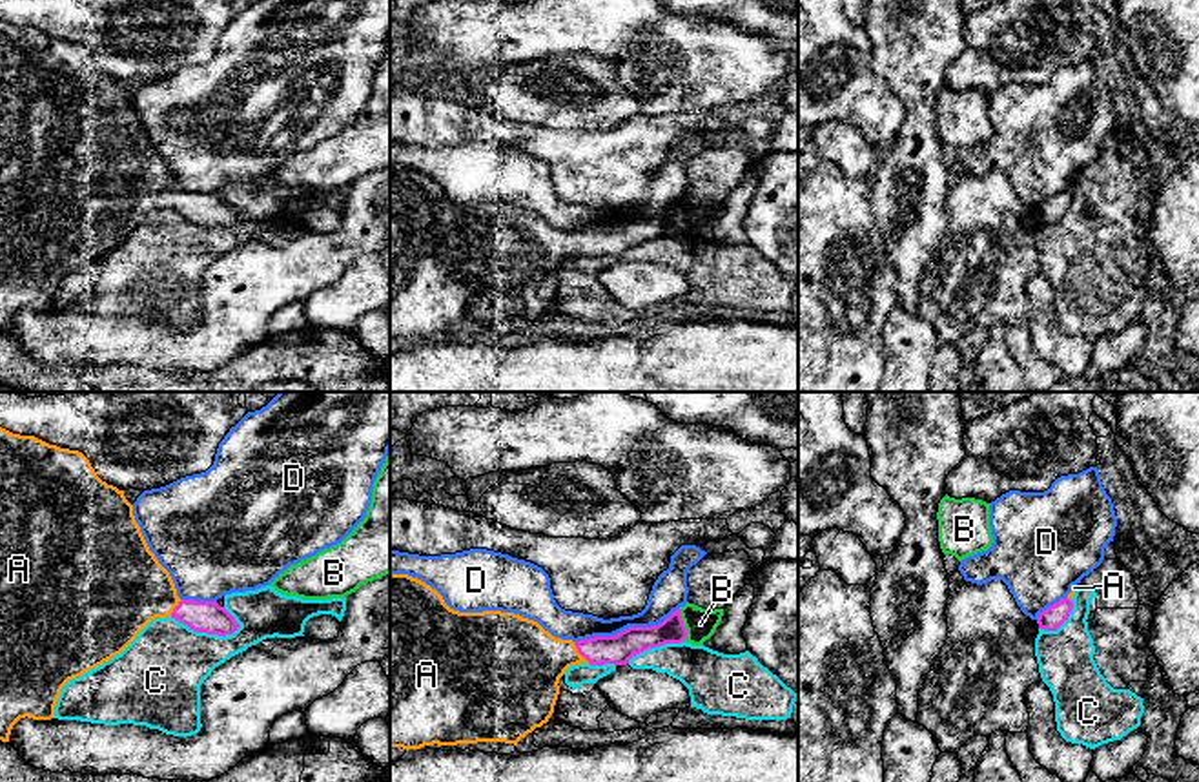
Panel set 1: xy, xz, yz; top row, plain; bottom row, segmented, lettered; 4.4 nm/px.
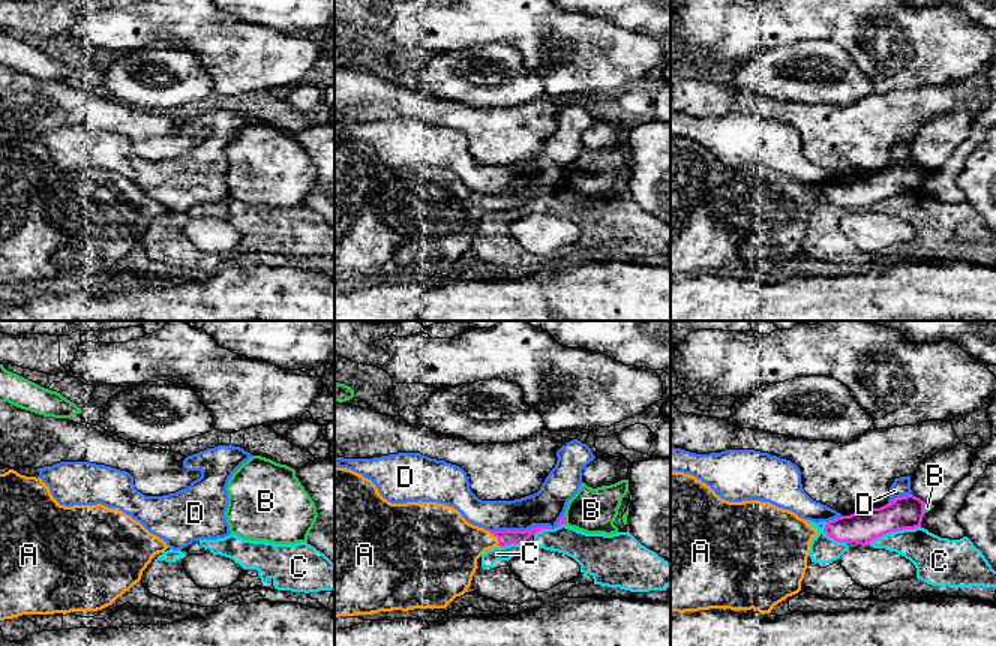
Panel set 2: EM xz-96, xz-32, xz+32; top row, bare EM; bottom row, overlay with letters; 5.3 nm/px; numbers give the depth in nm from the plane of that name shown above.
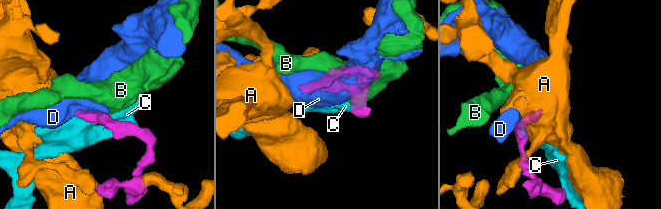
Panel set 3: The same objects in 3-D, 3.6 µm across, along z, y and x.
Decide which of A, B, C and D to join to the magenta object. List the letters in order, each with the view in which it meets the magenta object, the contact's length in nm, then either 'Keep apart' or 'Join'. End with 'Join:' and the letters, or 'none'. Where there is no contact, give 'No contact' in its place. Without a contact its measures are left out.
A: Touches magenta in xz. Shared border 120 nm. Join
B: Touches magenta in xz. Shared border 150 nm. Keep apart
C: Touches magenta in xy. Shared border 320 nm. Keep apart
D: Touches magenta in xz. Shared border 480 nm. Keep apart
Join: A

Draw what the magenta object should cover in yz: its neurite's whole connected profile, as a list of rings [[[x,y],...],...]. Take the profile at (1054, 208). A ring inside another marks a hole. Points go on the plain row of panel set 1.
[[[1064,190],[1050,197],[1037,210],[1039,221],[1057,222],[1068,211],[1071,201],[1073,201],[1073,193],[1070,190]]]

